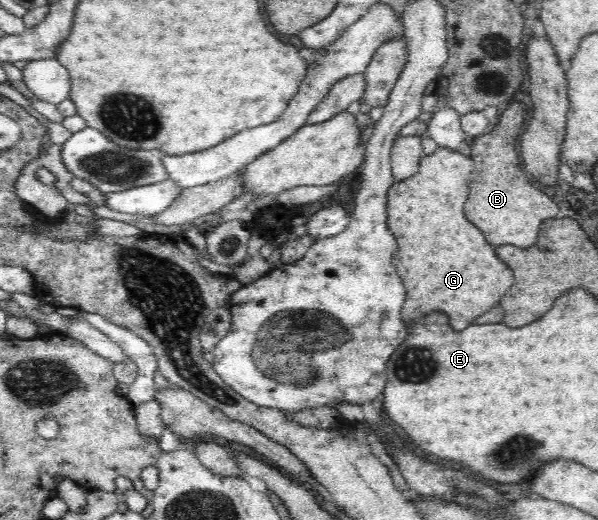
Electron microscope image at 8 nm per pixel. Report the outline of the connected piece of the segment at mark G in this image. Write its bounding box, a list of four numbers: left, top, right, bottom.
[387,147,512,332]

